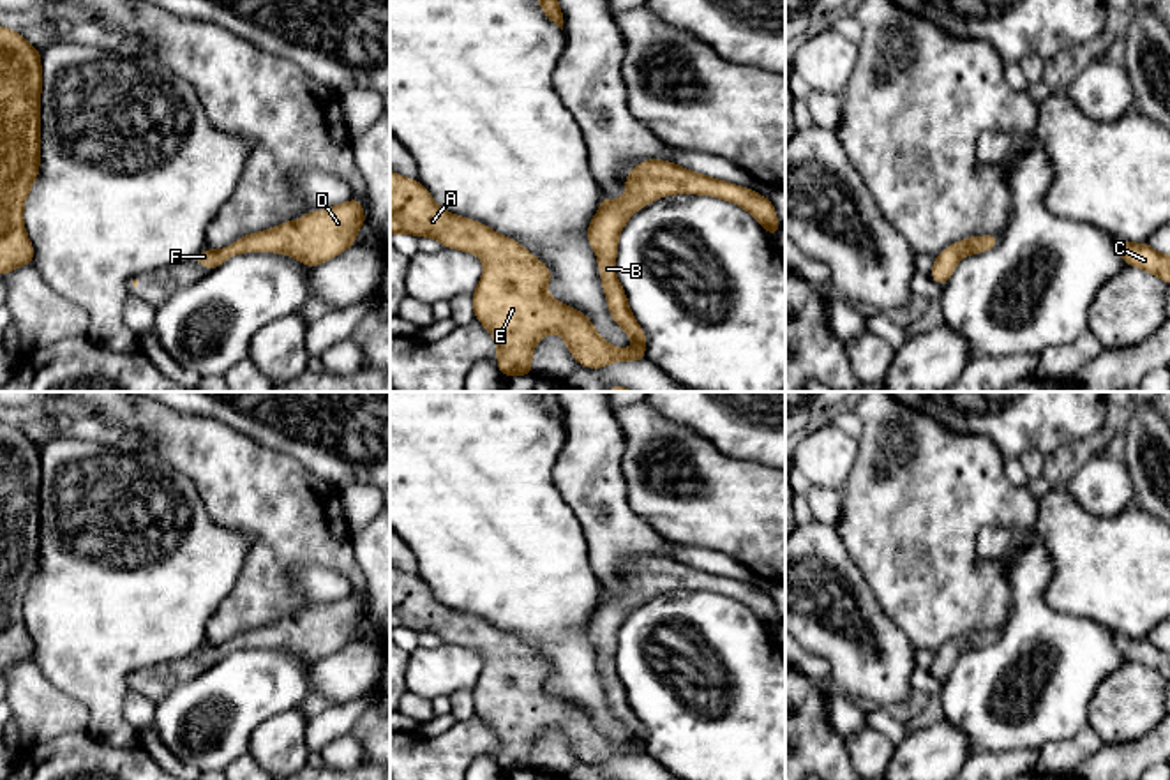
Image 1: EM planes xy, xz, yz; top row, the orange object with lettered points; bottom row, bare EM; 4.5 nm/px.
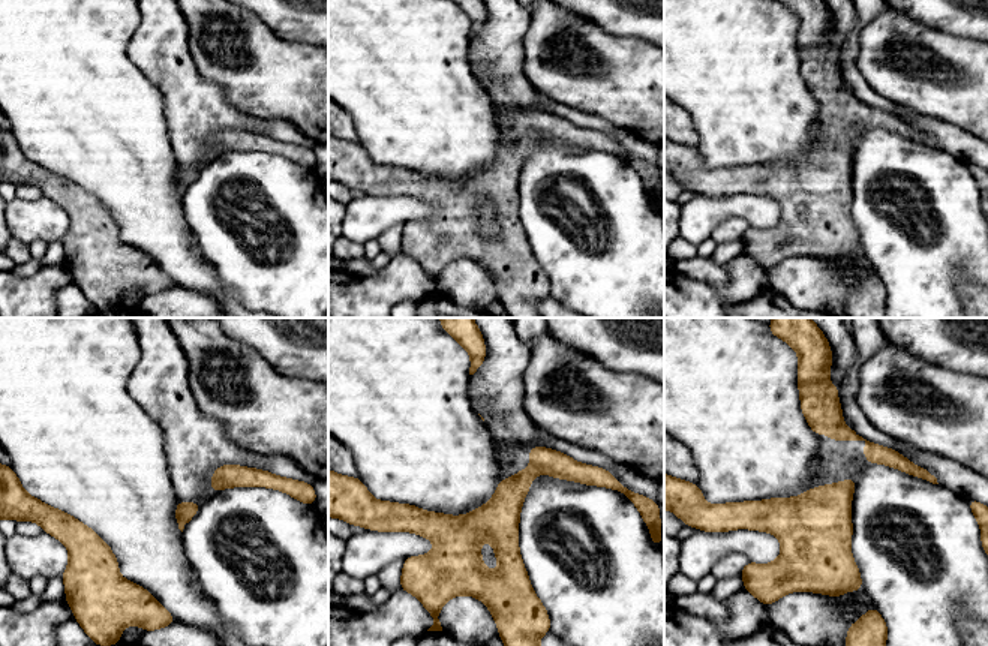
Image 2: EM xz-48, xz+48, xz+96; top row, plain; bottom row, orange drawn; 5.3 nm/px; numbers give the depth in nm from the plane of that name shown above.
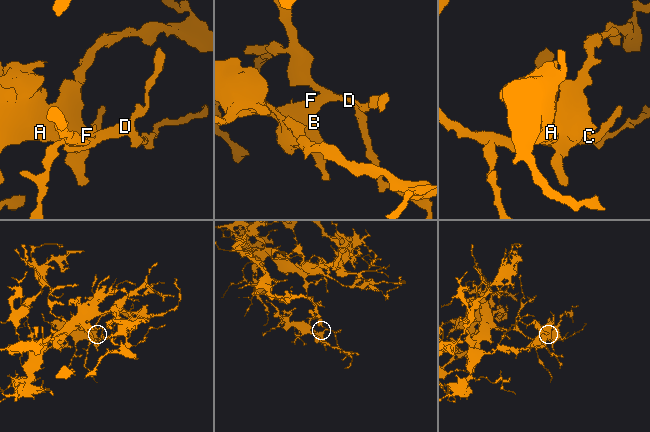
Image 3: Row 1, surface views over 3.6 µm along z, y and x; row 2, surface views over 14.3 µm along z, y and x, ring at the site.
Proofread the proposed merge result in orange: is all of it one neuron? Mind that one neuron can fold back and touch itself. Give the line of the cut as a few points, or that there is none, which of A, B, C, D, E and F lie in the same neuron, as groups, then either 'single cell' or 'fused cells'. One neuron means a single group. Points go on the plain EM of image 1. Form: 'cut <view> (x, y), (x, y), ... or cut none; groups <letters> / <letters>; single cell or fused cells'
cut none; groups A B C D E F; single cell

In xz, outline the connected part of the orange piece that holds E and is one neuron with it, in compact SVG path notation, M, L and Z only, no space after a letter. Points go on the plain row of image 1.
M669 556L639 558L626 570L625 579L626 588L621 595L612 596L602 591L600 605L588 623L588 635L596 648L609 708L635 738L634 745L609 739L596 729L588 711L551 694L547 690L549 662L519 637L478 616L443 605L420 575L409 575L394 566L390 566L390 630L431 632L443 642L466 646L484 655L484 669L473 688L473 708L498 739L496 762L503 771L533 769L533 745L551 727L565 734L575 757L584 762L600 764L619 755L644 755L646 729L630 708L614 665L618 632L628 612L660 591L704 589L739 600L773 634L780 626L780 618L771 595Z

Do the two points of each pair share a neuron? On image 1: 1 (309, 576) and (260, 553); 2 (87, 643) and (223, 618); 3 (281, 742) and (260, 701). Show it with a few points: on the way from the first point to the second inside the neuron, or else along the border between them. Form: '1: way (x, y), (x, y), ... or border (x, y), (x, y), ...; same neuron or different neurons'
1: border (334, 569), (297, 563), (288, 572), (304, 607); different neurons
2: border (233, 584), (207, 623), (203, 643); different neurons
3: border (295, 708), (265, 719), (251, 734), (246, 752); different neurons

